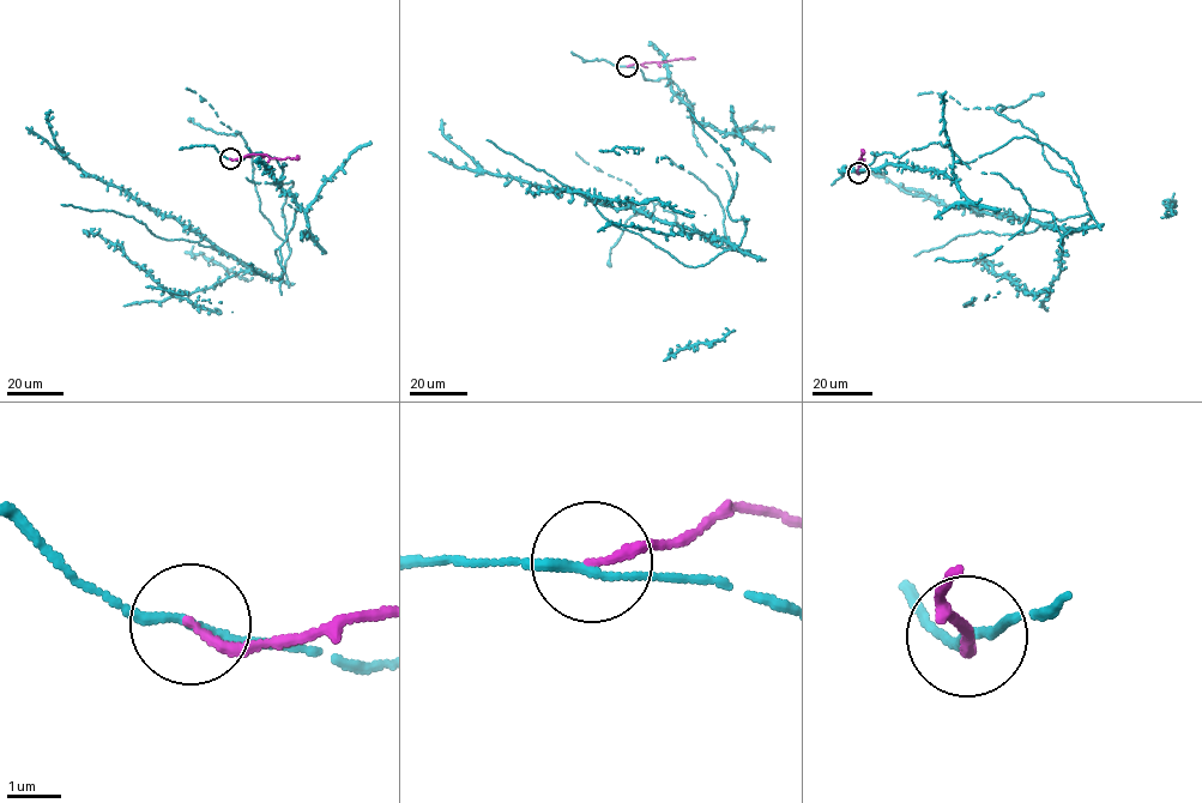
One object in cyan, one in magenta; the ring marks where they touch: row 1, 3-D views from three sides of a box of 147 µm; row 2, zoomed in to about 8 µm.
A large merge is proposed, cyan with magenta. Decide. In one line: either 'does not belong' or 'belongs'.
does not belong

